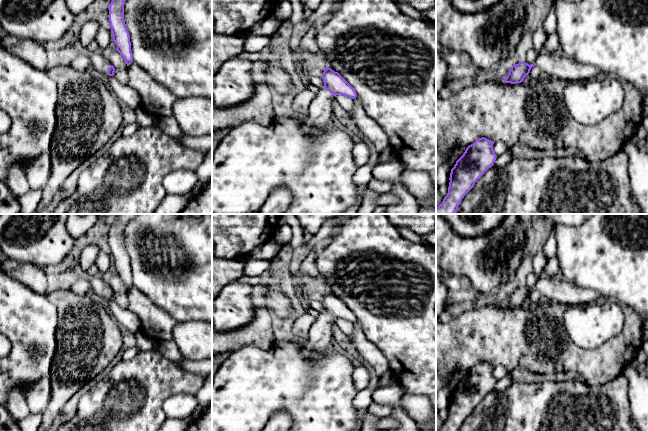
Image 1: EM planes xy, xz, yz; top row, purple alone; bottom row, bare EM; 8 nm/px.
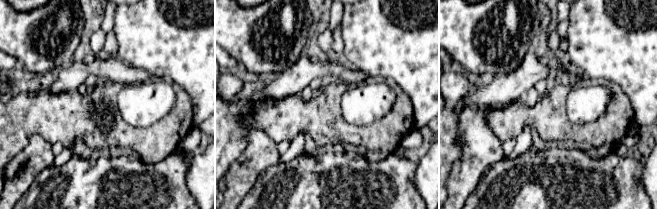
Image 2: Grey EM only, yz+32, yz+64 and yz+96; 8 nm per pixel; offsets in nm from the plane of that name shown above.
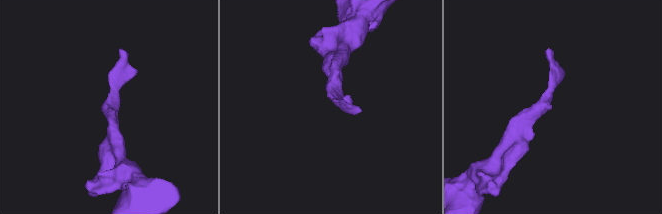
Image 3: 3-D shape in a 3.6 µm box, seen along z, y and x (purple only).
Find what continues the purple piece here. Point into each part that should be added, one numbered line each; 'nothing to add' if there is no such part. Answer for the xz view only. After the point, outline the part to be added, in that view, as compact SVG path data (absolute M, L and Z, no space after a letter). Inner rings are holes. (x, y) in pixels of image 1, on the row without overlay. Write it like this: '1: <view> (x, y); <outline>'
1: xz (320, 334); M322 312L308 328L304 354L308 359L319 358L330 350L333 341L334 320Z

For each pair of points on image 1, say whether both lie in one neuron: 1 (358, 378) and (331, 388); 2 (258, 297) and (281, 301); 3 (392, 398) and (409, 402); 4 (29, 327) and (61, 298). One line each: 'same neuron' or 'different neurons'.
1: different neurons
2: same neuron
3: different neurons
4: different neurons

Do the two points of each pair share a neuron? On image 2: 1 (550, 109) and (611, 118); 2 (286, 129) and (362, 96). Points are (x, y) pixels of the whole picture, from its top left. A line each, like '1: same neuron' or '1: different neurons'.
1: same neuron
2: different neurons

